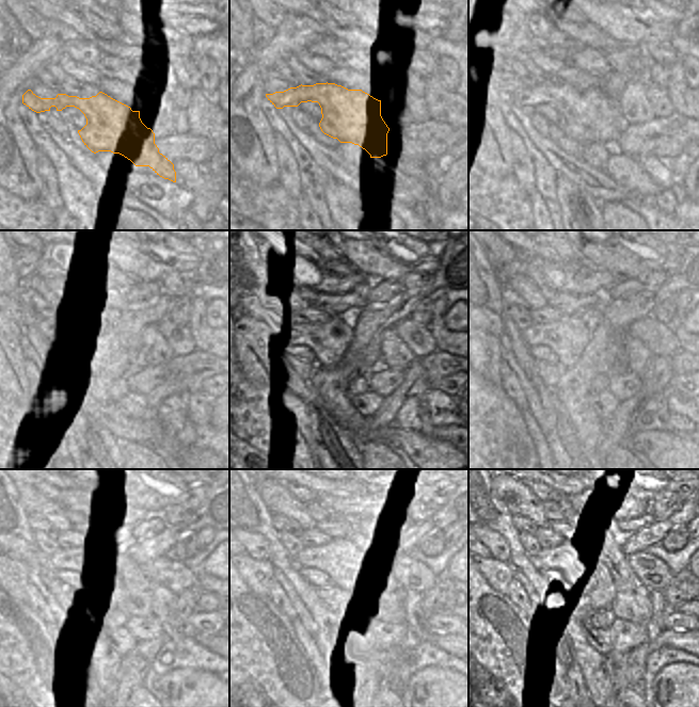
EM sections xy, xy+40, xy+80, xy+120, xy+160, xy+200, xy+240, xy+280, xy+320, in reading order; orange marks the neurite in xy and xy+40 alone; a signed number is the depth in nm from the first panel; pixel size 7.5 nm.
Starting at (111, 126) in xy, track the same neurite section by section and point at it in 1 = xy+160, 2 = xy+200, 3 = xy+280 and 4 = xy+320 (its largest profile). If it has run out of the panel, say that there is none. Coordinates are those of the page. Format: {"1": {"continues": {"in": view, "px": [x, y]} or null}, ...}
{"1": {"continues": {"in": "xy+160", "px": [330, 340]}}, "2": {"continues": {"in": "xy+200", "px": [568, 338]}}, "3": {"continues": {"in": "xy+280", "px": [338, 559]}}, "4": {"continues": {"in": "xy+320", "px": [580, 562]}}}

